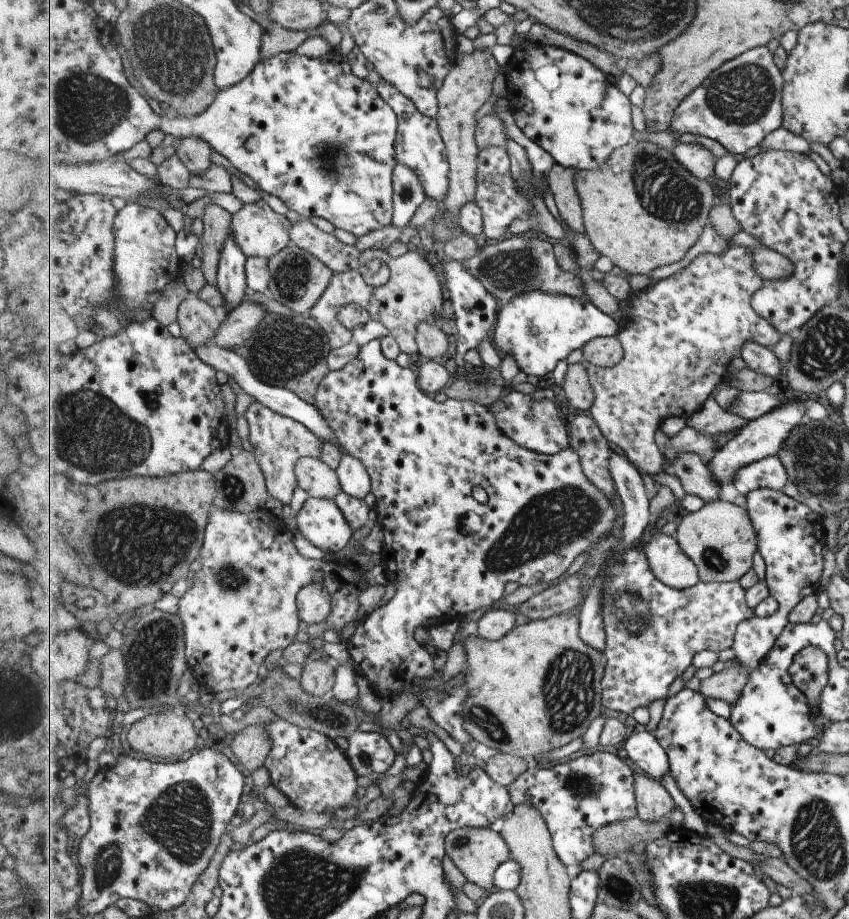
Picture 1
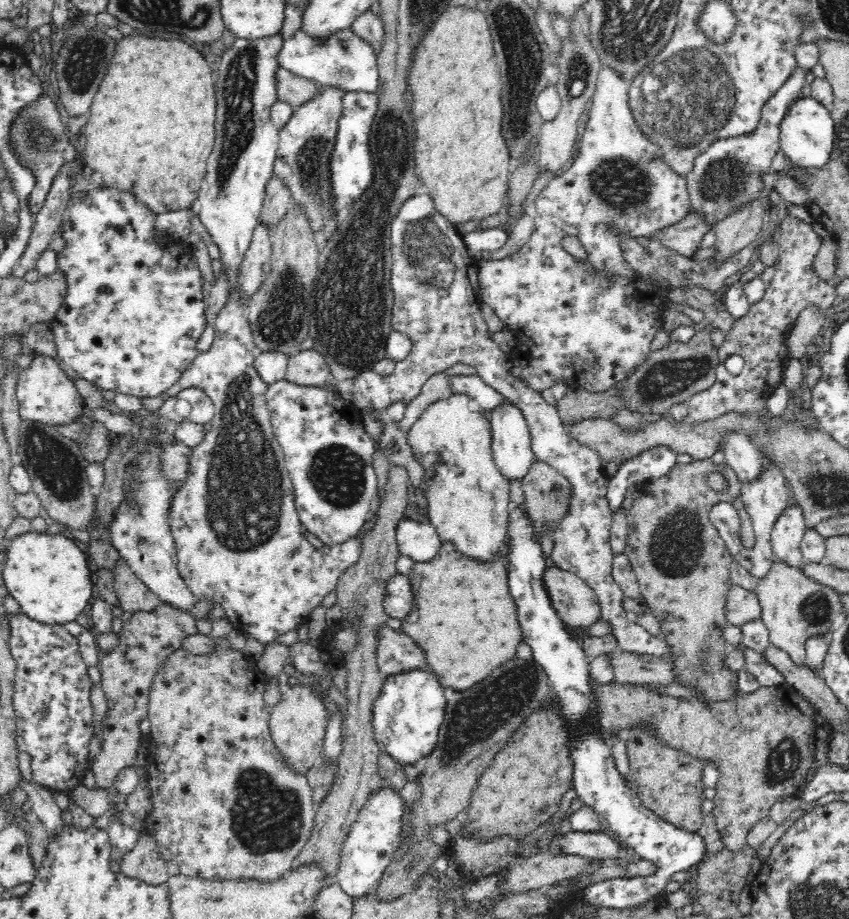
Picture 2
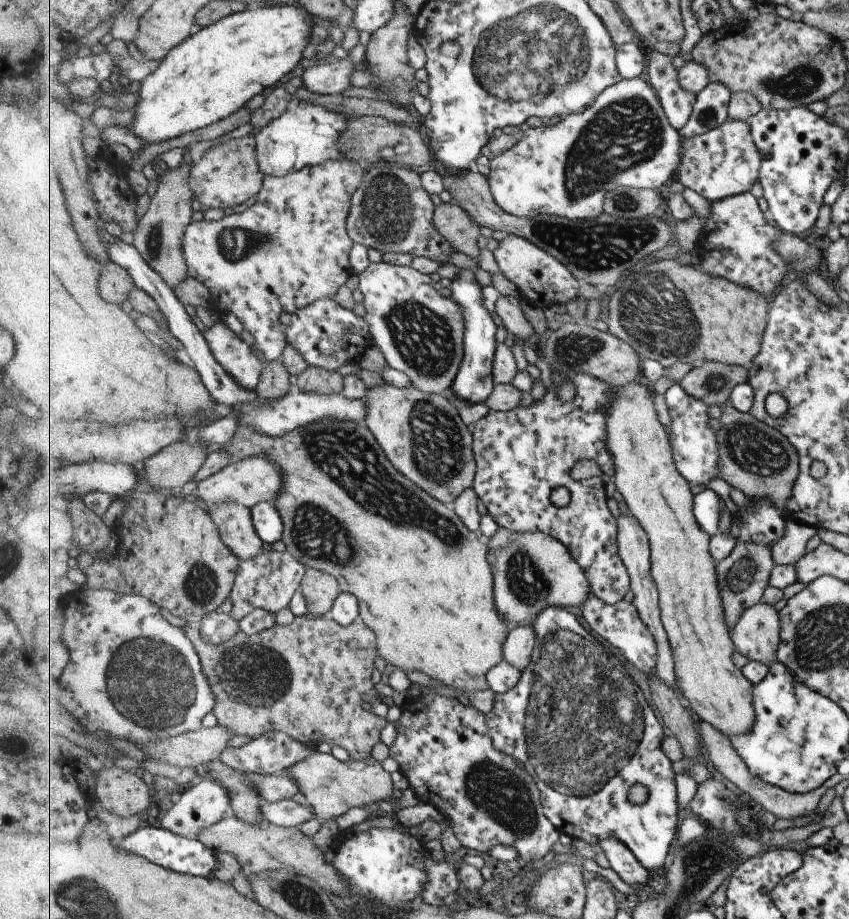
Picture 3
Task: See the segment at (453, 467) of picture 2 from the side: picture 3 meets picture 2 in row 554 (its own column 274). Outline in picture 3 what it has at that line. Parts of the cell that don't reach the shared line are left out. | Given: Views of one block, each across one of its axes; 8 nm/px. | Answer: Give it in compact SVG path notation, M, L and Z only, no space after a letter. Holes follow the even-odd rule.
M259 455L231 462L217 474L199 482L195 493L208 506L239 503L252 509L263 501L274 502L281 491L281 486L283 486L281 468L274 460L268 459L265 455Z

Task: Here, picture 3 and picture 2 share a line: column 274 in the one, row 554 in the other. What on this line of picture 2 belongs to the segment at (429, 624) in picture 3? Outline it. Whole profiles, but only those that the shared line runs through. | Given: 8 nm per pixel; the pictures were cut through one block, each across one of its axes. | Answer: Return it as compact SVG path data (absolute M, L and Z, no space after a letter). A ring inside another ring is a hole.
M443 541L440 550L432 560L415 562L410 570L412 592L418 592L418 610L416 612L410 610L410 614L401 618L401 630L414 638L418 648L424 652L426 664L430 664L430 668L436 674L446 676L444 680L440 680L444 688L454 688L454 690L472 688L476 682L482 682L498 666L502 666L504 662L516 656L516 646L522 638L522 632L520 632L520 626L516 620L516 608L506 584L506 548L507 542L504 544L504 552L501 553L500 558L494 560L494 564L488 564L490 568L484 568L482 562L475 562L459 554L452 543Z

